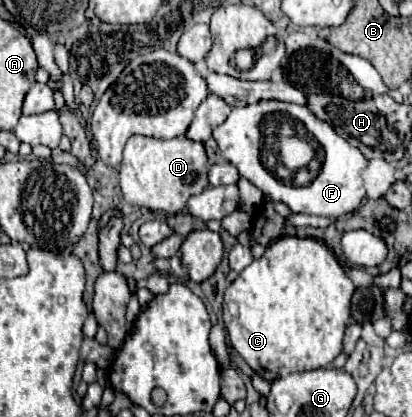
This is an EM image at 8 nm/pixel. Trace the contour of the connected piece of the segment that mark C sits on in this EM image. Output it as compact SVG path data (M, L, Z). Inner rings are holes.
M284 236L266 248L262 258L246 266L224 294L224 324L230 344L268 382L292 372L306 372L328 366L342 352L346 322L350 320L350 298L354 284L336 256L314 238Z

